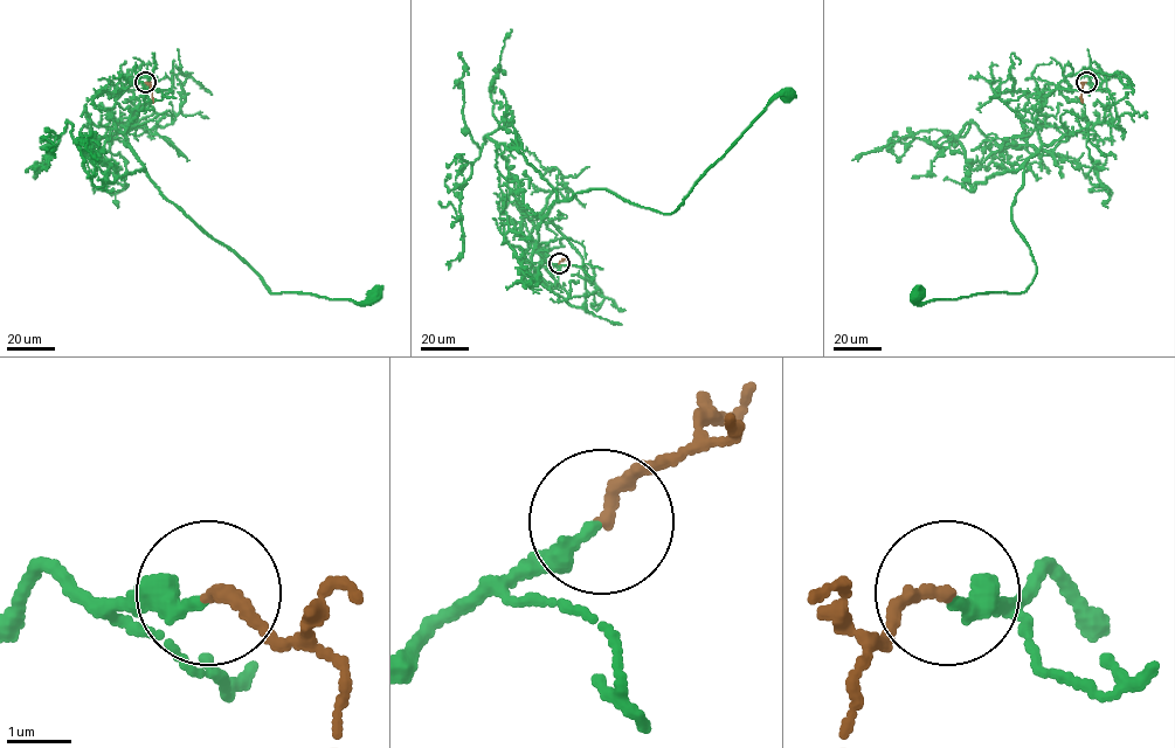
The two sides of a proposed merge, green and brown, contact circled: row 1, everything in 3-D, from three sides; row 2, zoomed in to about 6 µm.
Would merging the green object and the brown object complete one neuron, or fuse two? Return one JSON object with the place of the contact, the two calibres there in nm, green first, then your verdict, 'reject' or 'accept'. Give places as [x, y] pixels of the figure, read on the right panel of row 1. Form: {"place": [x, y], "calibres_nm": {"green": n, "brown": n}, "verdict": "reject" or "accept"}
{"place": [1086, 82], "calibres_nm": {"green": 280, "brown": 200}, "verdict": "accept"}

